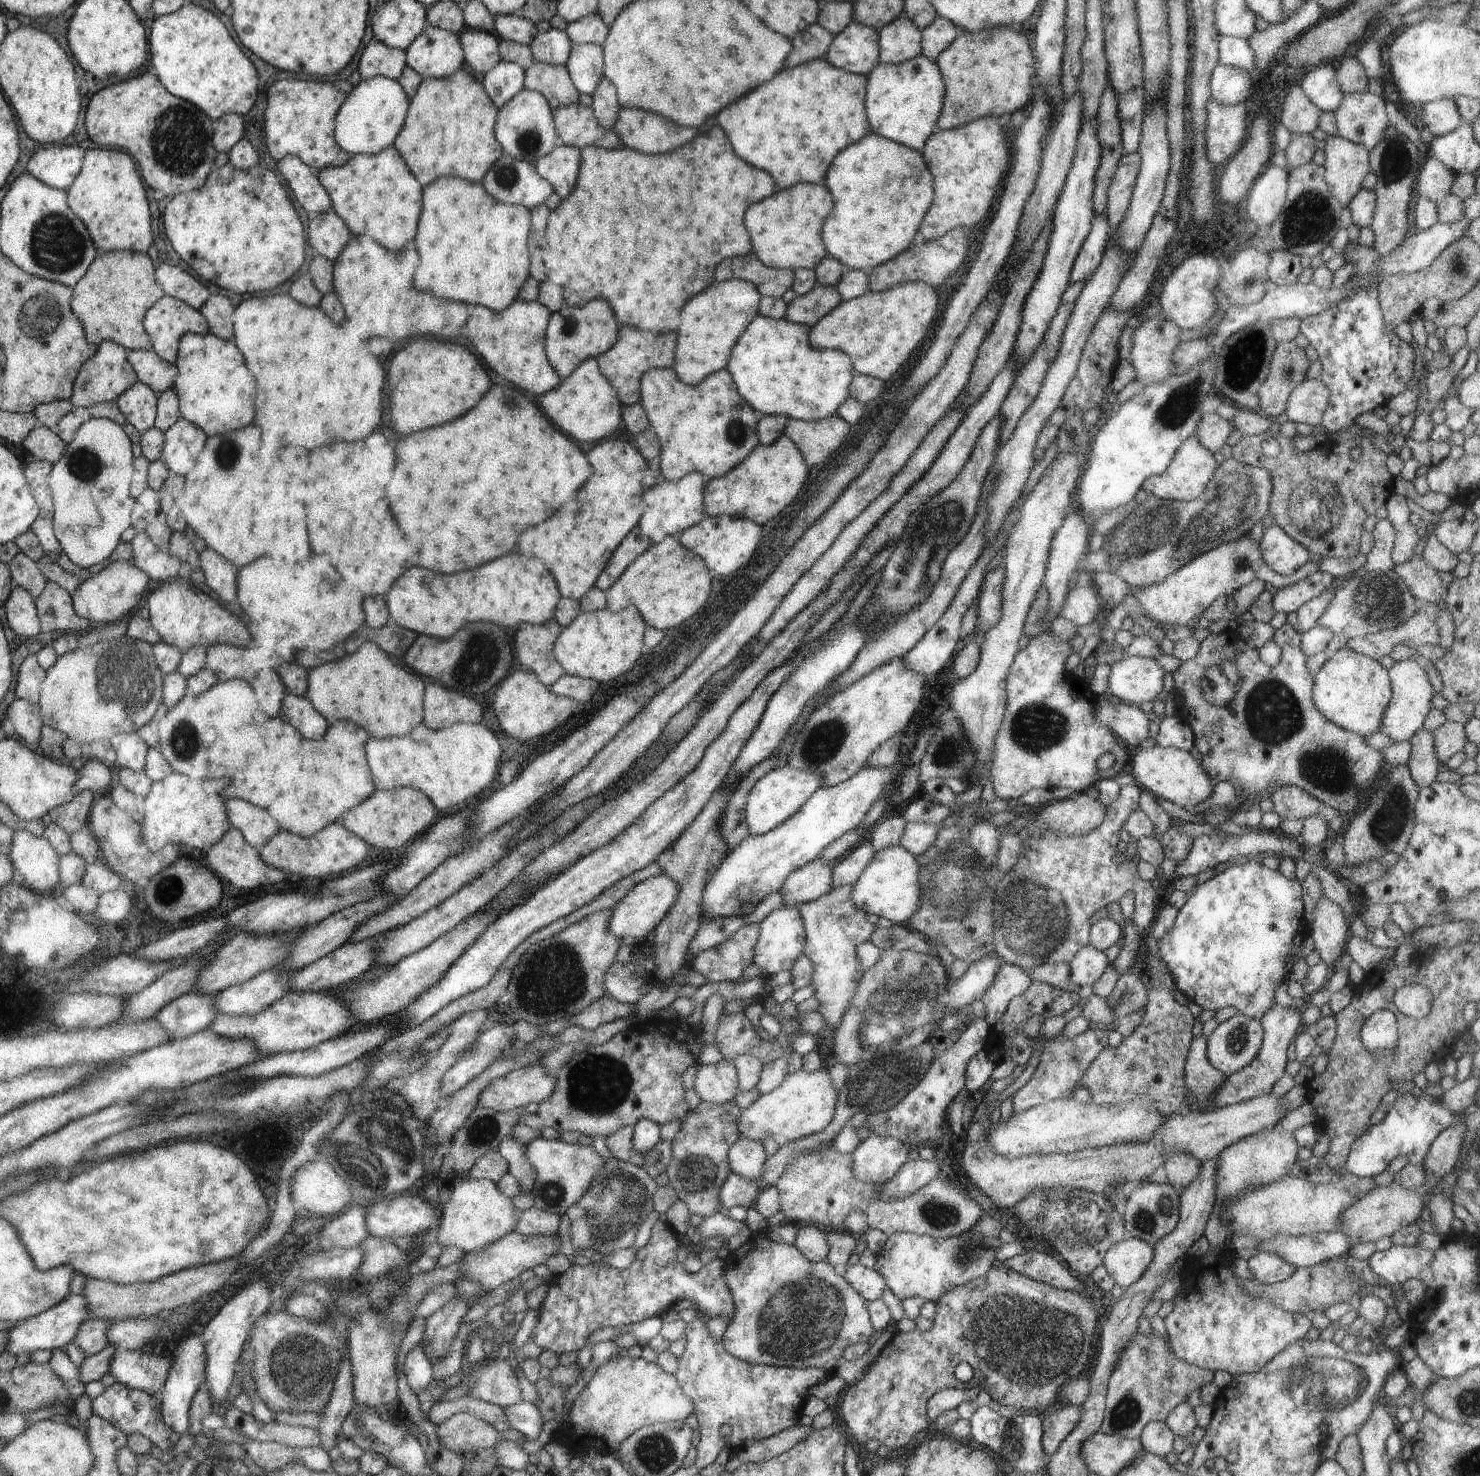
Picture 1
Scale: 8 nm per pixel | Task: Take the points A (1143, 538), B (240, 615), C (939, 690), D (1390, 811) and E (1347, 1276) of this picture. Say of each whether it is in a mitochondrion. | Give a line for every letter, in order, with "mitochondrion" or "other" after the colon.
A: mitochondrion
B: other
C: other
D: mitochondrion
E: mitochondrion

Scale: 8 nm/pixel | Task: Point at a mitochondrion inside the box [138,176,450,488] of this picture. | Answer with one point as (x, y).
(228, 455)

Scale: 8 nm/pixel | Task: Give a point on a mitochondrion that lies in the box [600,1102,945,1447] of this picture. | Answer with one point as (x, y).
(803, 1316)

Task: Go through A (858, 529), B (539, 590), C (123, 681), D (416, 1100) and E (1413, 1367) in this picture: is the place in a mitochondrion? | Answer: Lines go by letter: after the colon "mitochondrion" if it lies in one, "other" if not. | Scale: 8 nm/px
A: mitochondrion
B: other
C: mitochondrion
D: other
E: other

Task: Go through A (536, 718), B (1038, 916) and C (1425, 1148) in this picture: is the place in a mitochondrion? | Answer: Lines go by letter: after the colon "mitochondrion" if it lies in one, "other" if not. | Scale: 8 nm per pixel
A: other
B: mitochondrion
C: other

